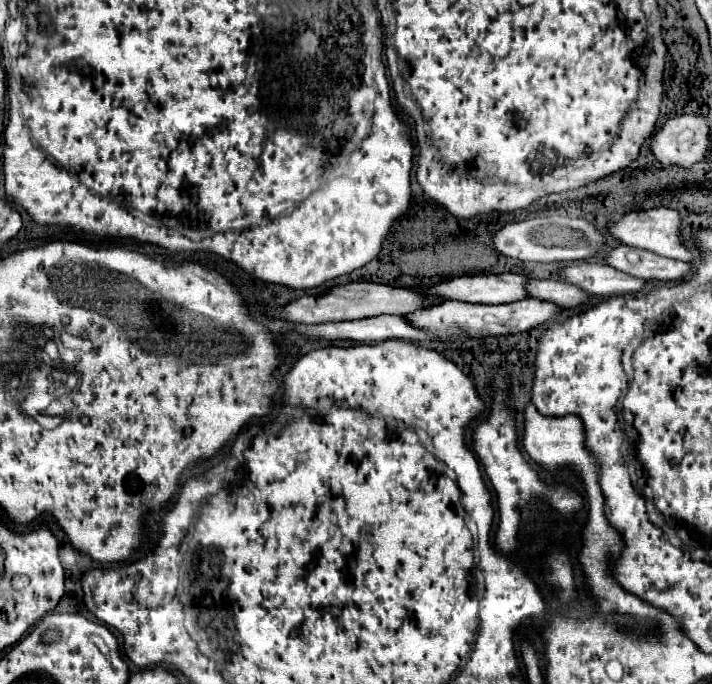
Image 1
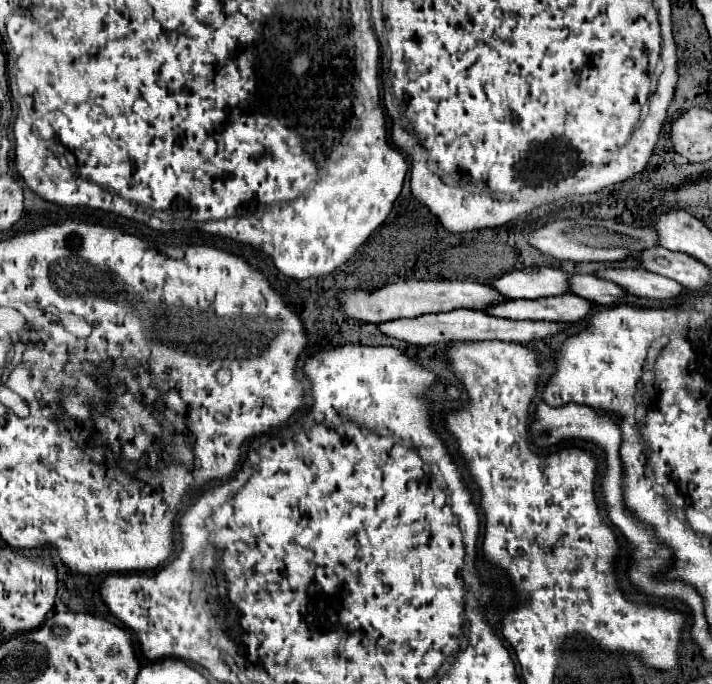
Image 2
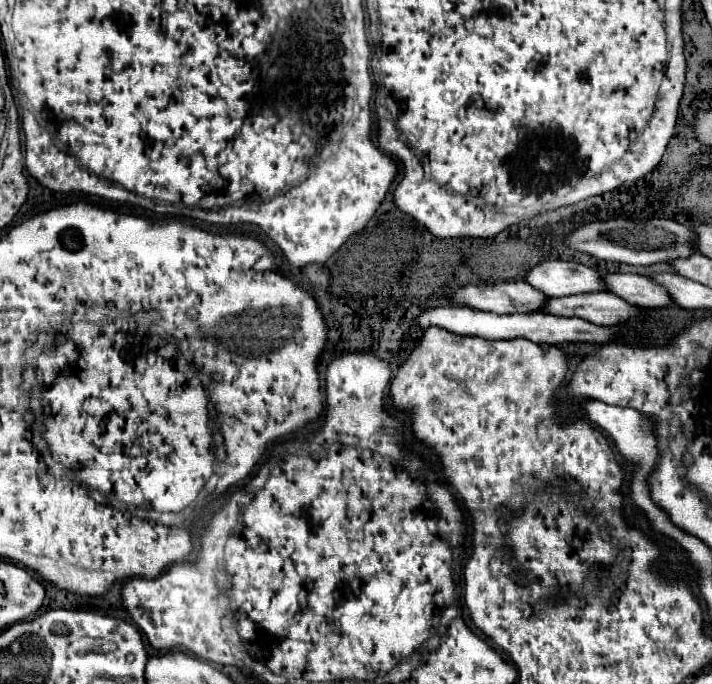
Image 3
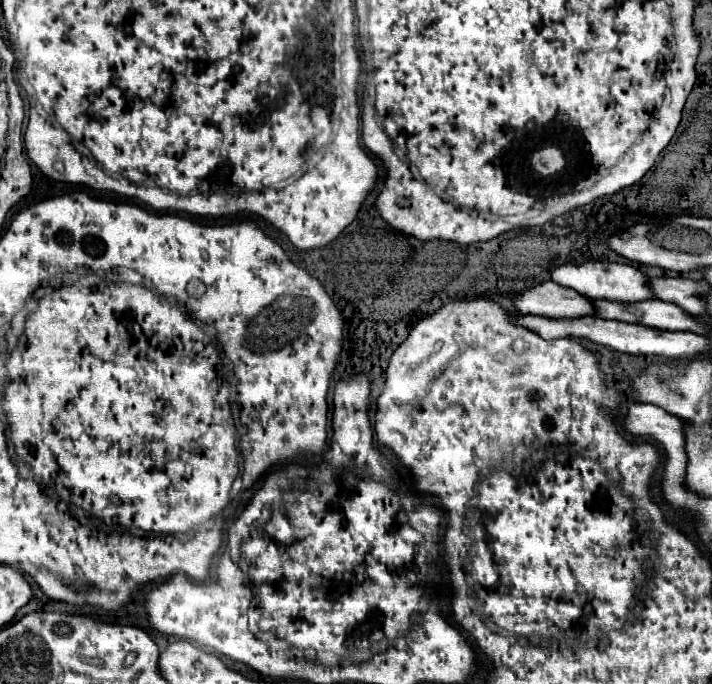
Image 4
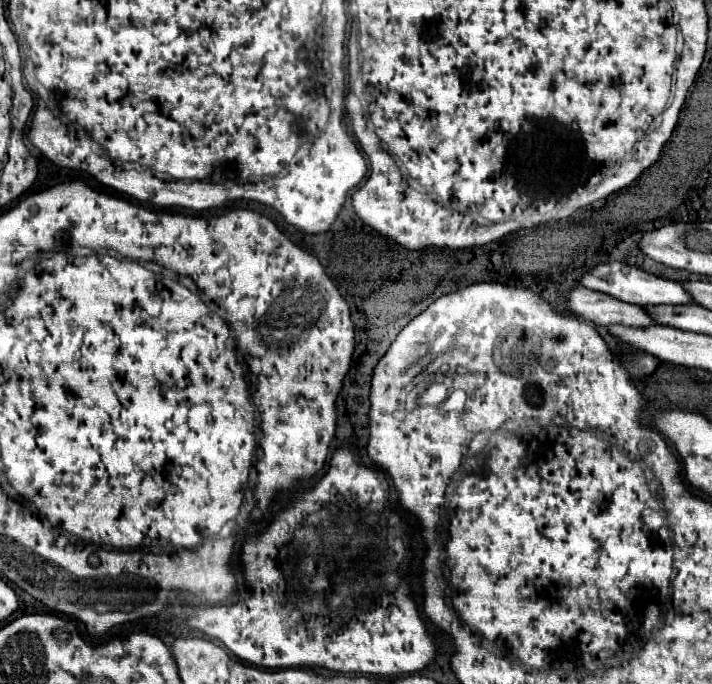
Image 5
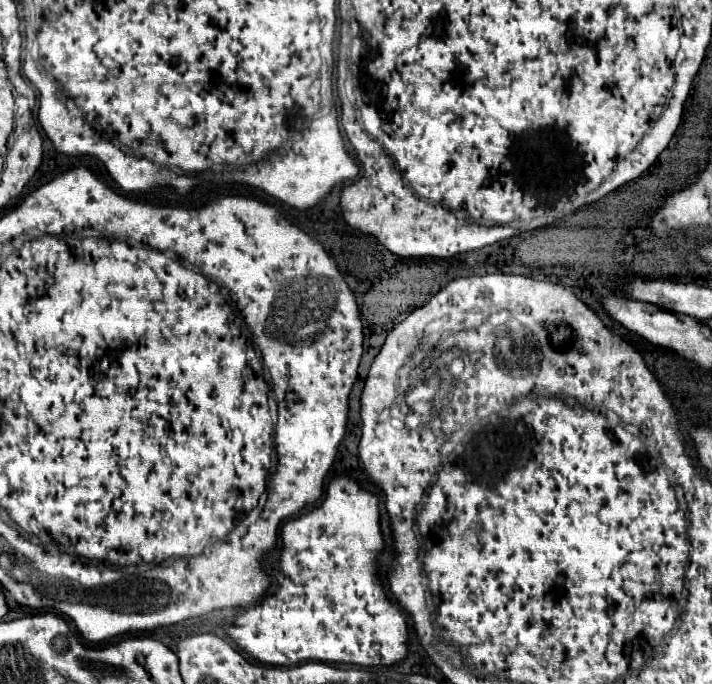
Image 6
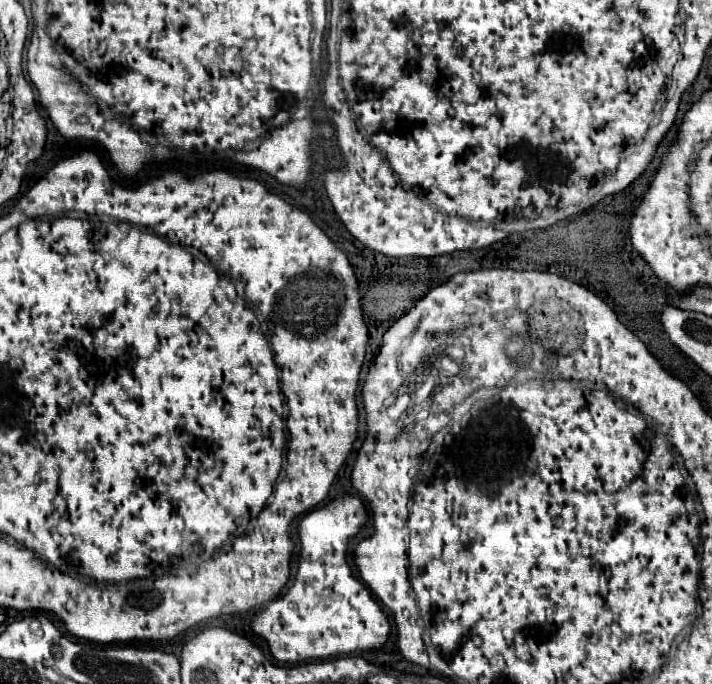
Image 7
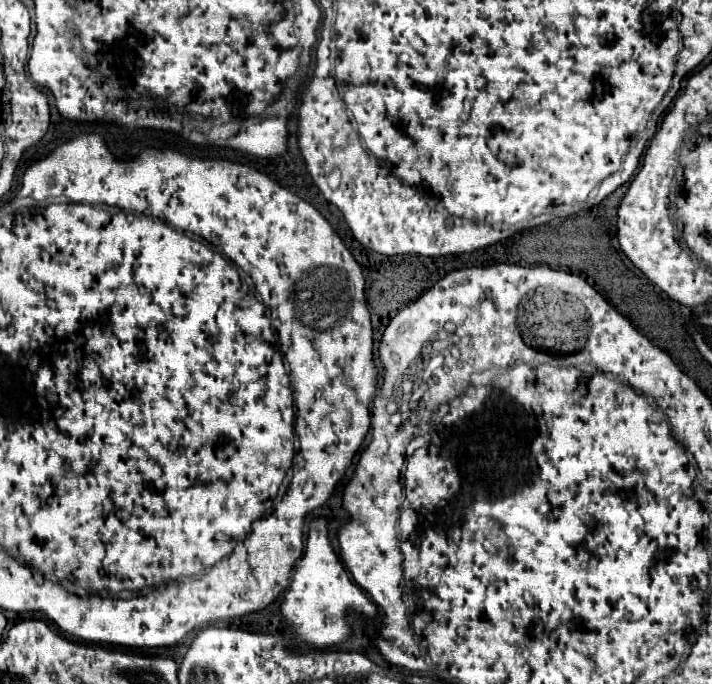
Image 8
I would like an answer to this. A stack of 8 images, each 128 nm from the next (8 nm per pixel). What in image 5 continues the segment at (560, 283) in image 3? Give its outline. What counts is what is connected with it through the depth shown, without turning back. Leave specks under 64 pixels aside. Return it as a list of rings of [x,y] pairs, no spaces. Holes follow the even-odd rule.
[[[604,262],[594,266],[592,270],[584,272],[578,278],[578,284],[588,288],[588,290],[596,290],[596,292],[604,292],[620,302],[628,302],[628,304],[638,304],[638,306],[646,306],[646,304],[692,304],[692,298],[686,294],[686,290],[682,290],[682,286],[678,282],[648,274],[636,266],[630,266],[626,262]]]

